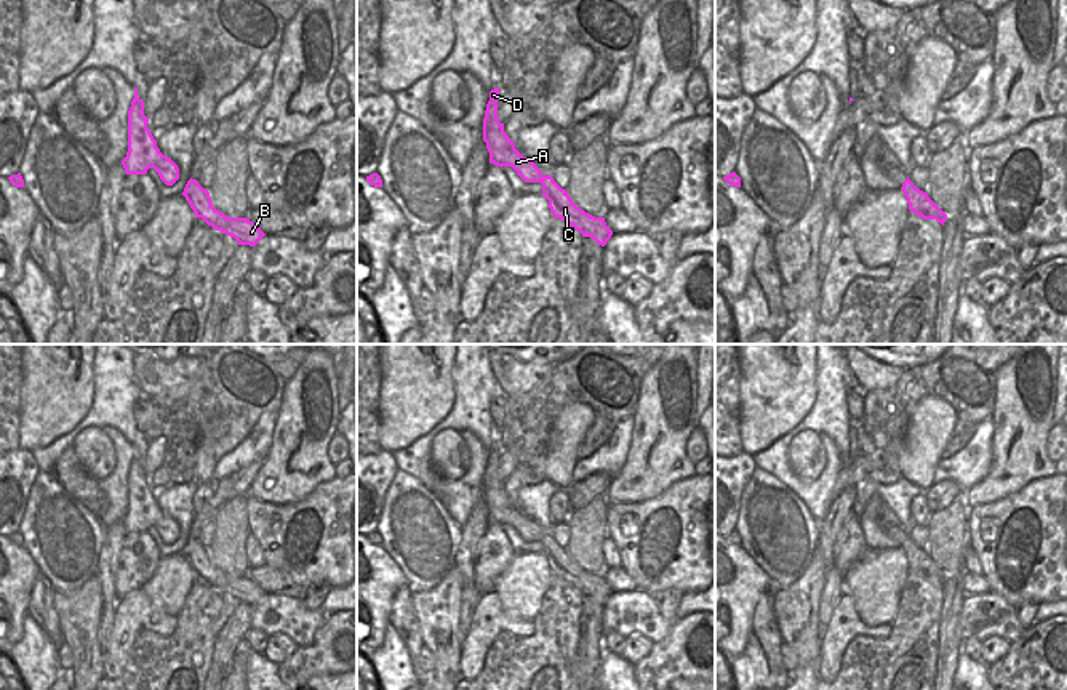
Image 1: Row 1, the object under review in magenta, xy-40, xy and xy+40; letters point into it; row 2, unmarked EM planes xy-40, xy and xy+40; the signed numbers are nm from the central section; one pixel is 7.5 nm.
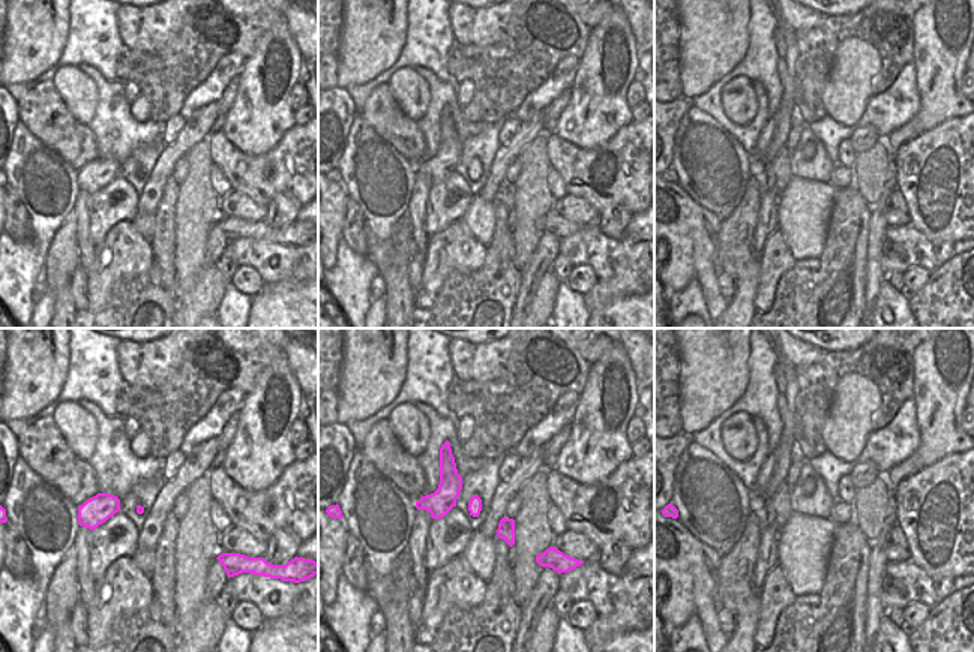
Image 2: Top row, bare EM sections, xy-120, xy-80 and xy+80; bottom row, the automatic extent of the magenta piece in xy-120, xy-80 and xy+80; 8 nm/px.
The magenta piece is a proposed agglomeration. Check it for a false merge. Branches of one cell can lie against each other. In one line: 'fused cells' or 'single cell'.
single cell

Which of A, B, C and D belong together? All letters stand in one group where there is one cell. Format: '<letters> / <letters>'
A B C D

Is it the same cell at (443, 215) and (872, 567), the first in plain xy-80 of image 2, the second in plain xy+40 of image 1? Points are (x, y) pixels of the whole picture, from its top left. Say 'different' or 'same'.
different

